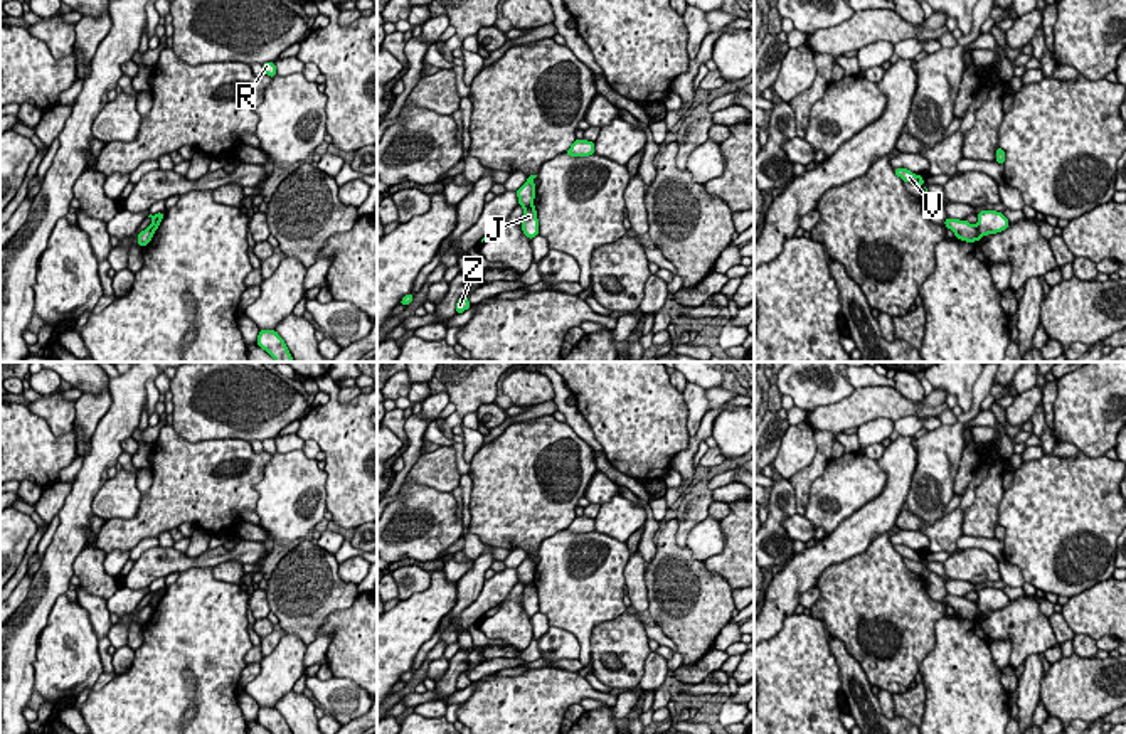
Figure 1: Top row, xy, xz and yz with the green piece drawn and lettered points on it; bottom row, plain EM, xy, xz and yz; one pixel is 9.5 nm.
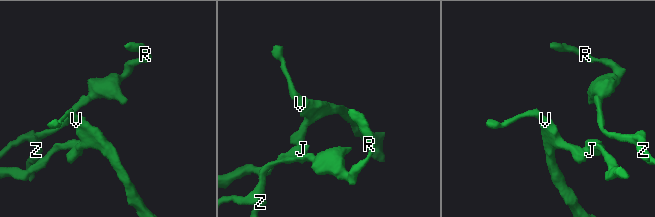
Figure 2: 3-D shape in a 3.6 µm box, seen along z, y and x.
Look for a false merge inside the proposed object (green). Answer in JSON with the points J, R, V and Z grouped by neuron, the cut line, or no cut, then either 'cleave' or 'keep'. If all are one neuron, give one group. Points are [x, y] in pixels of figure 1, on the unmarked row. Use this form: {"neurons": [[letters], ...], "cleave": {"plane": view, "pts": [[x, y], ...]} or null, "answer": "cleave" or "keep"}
{"neurons": [["J", "R", "Z"], ["V"]], "cleave": {"plane": "yz", "pts": [[975, 603], [982, 613]]}, "answer": "cleave"}

